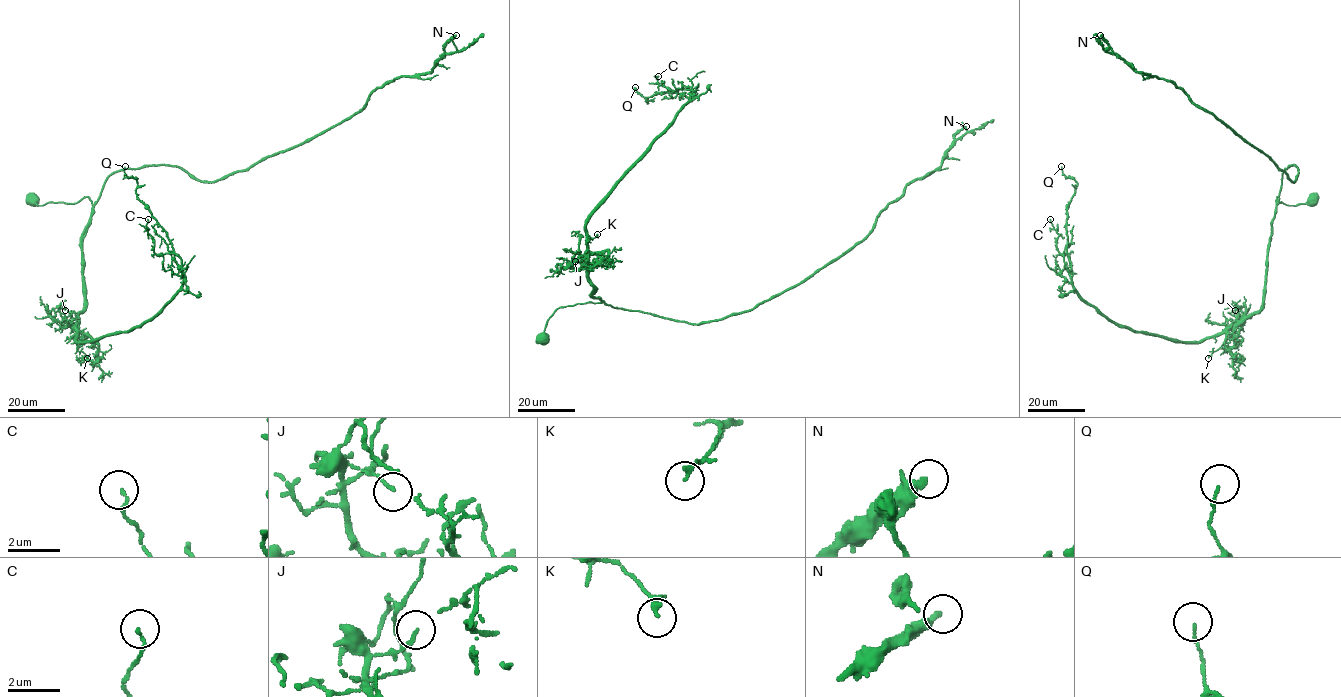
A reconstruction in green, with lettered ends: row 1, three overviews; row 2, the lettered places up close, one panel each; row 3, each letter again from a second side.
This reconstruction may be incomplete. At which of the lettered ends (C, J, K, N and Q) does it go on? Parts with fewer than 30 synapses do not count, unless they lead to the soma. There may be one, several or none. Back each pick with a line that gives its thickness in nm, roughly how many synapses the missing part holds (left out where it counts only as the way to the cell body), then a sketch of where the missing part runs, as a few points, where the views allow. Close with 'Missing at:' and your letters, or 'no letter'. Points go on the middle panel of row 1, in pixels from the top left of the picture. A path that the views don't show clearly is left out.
Missing at: no letter

